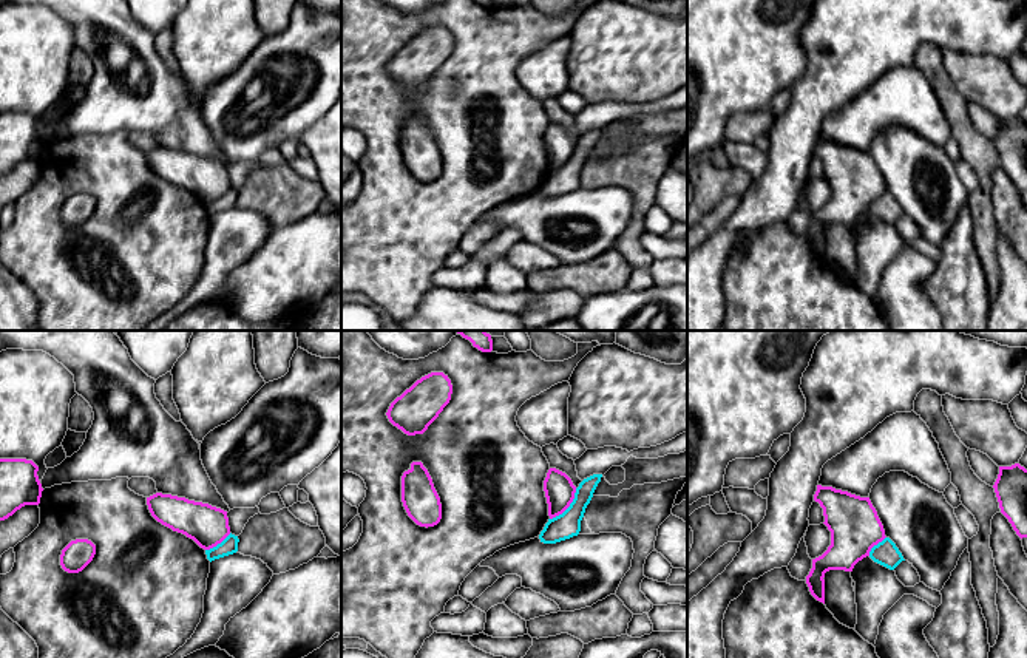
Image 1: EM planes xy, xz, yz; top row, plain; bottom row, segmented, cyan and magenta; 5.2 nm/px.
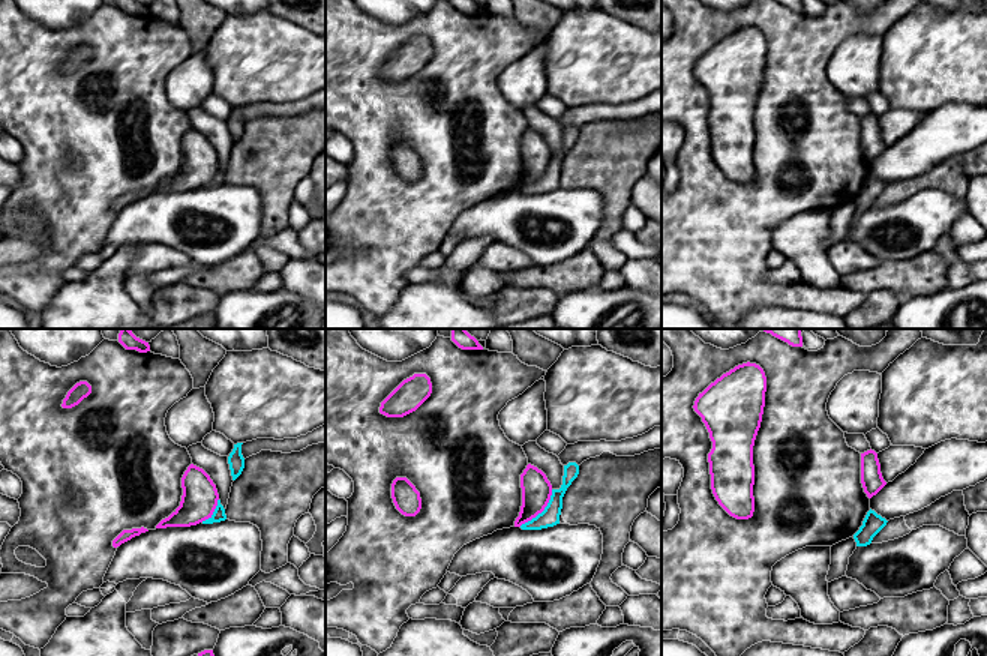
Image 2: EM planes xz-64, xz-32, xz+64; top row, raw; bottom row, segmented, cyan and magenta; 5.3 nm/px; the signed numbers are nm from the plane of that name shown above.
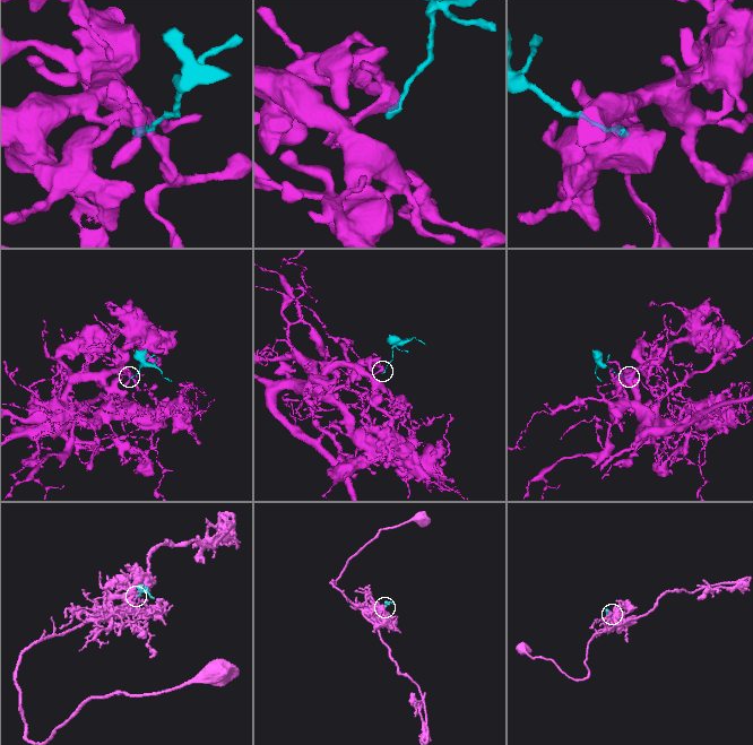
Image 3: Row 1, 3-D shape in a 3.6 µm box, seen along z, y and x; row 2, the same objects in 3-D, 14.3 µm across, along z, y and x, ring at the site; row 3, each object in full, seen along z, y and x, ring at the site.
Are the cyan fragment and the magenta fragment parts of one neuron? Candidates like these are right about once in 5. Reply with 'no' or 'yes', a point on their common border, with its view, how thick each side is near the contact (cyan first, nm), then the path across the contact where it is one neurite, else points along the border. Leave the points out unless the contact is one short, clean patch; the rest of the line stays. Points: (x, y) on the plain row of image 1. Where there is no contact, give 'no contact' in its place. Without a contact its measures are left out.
no; contact xz (569, 161); calibres 140 and 160 nm; border xz (576, 142), (573, 155), (550, 173)

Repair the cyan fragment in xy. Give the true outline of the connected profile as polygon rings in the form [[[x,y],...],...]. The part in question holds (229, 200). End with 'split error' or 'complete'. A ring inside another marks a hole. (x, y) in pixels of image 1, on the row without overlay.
[[[230,187],[221,198],[210,204],[205,204],[207,213],[212,216],[215,213],[236,207],[238,196],[239,196],[238,190]]] | complete

